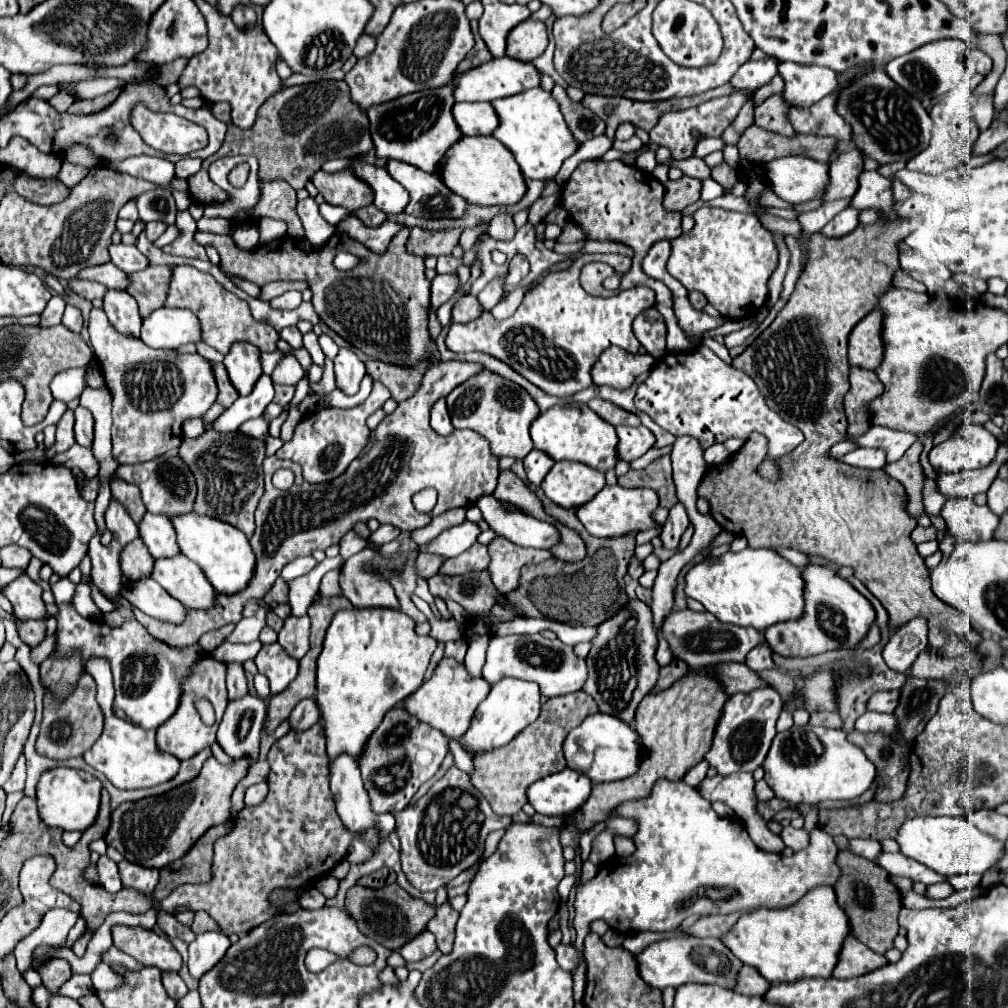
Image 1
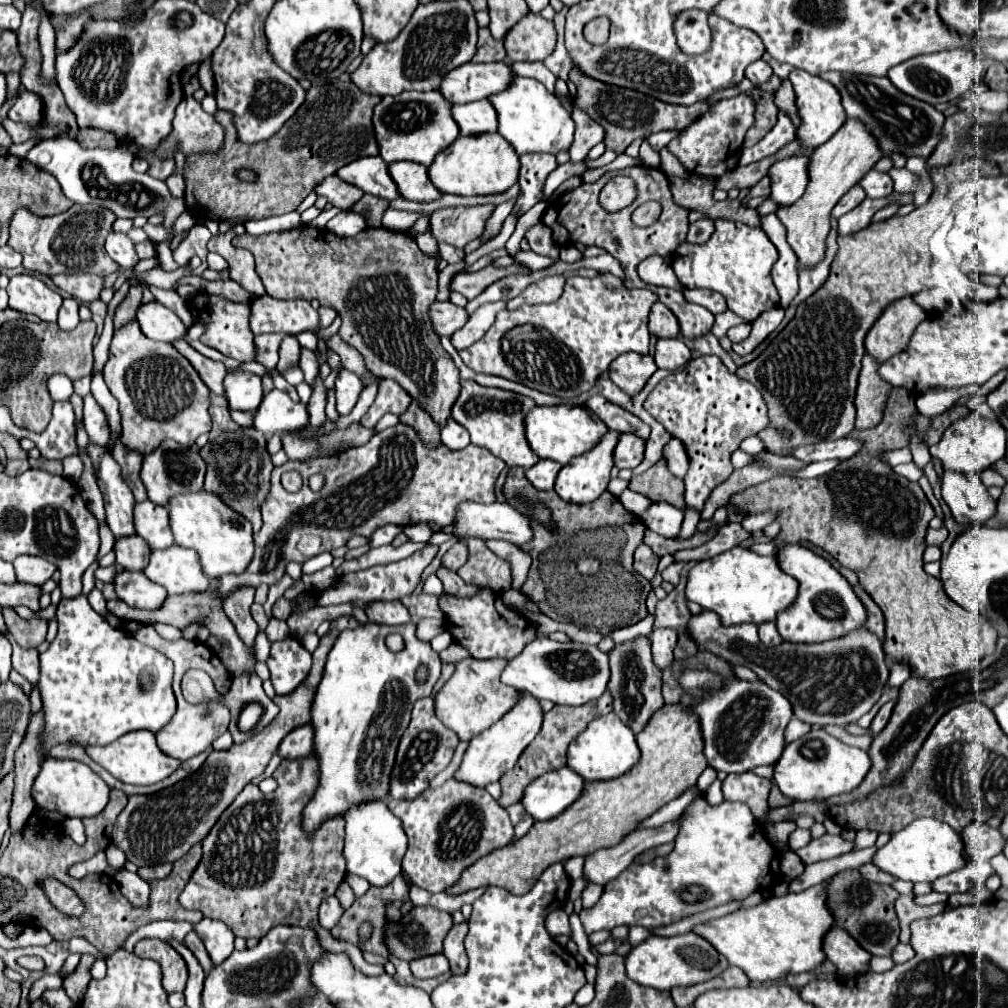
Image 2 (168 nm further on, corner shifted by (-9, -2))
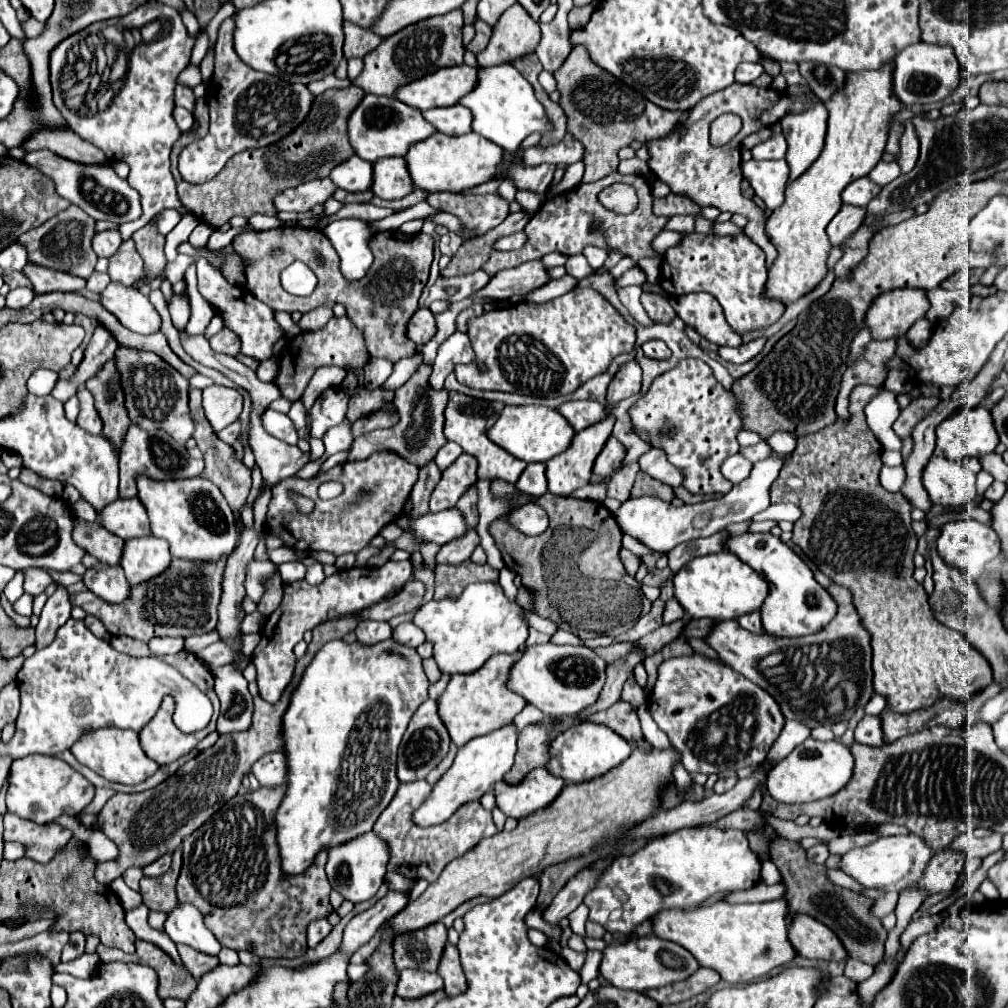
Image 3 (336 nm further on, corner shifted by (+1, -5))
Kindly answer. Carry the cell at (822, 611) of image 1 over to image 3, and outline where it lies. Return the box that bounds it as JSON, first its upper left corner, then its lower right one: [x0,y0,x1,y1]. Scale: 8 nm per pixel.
[723,533,835,637]

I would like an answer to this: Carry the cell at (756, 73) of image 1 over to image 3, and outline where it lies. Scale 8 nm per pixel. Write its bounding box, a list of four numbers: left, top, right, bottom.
[735,63,763,83]

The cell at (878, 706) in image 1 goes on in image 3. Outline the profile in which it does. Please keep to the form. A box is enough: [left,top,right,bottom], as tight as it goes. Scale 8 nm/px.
[855,717,883,747]

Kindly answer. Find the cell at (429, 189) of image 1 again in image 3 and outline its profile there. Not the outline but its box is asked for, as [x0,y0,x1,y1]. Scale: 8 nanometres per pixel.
[371,157,413,199]

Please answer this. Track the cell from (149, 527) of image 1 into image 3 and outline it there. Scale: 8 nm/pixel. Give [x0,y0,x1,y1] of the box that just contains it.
[99,499,149,539]

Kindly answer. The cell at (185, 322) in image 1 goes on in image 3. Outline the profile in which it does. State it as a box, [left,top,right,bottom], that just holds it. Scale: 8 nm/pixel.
[101,281,161,335]

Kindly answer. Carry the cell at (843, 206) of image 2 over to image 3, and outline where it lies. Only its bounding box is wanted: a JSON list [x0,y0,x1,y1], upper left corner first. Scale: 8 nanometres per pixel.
[827,205,865,247]

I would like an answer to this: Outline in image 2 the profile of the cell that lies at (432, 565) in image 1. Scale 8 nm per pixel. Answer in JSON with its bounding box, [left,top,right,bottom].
[441,542,467,572]

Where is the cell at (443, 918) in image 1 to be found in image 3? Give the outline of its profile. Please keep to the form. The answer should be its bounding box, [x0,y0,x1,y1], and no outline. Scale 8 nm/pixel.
[437,943,467,997]

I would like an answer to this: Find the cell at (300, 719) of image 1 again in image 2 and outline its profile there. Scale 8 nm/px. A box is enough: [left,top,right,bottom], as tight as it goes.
[279,724,313,758]

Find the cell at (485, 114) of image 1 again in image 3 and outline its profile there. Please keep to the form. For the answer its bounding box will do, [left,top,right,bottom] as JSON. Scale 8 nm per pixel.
[421,105,473,135]

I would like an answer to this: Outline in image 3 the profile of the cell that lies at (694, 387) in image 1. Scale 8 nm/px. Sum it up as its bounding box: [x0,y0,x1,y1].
[631,359,741,493]

